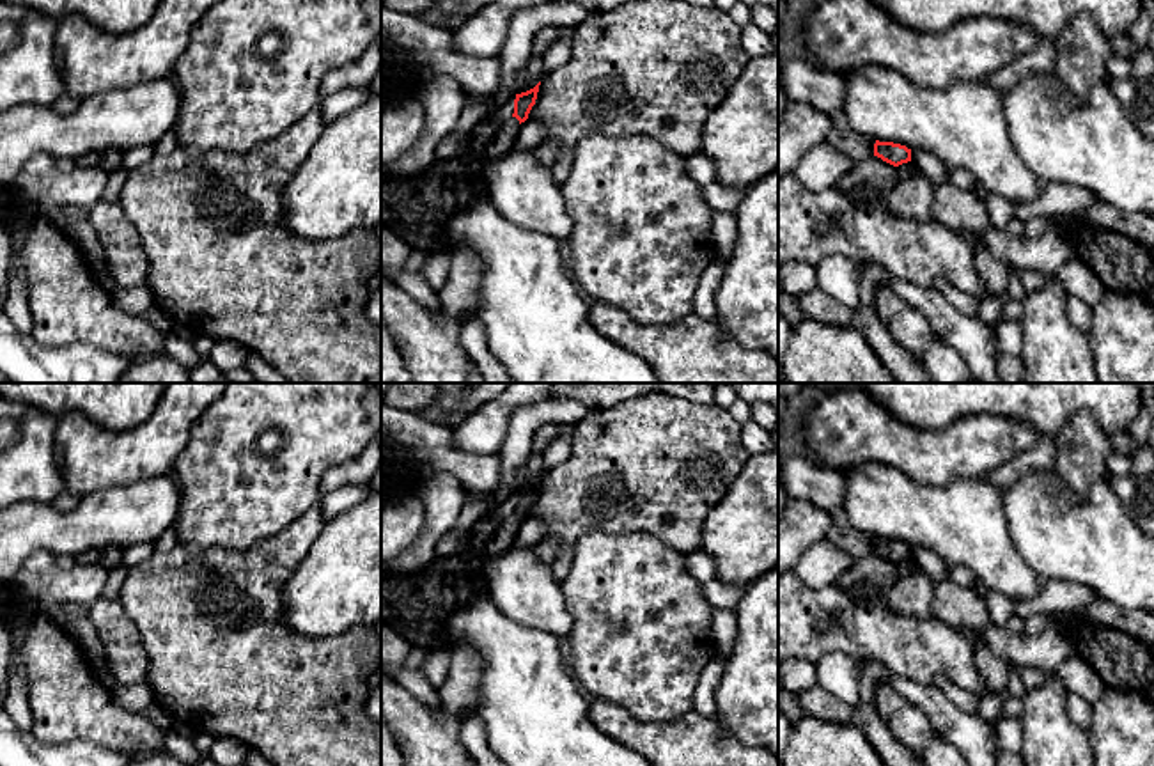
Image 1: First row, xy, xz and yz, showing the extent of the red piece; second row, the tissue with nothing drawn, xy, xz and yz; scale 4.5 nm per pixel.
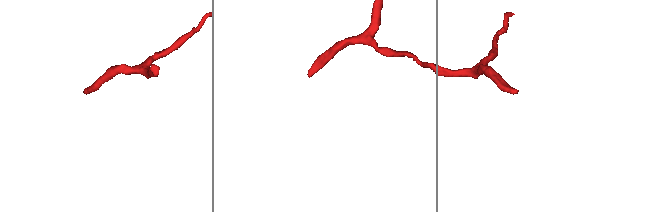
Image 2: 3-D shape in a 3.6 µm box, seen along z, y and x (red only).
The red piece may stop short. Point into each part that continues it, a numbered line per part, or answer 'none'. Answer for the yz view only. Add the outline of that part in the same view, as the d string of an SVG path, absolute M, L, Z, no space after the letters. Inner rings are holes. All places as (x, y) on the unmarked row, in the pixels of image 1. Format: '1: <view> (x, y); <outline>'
none

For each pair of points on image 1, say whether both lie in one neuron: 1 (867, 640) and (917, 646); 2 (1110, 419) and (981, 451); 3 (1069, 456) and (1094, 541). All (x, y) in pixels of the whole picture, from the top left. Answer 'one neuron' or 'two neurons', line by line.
1: one neuron
2: two neurons
3: two neurons

